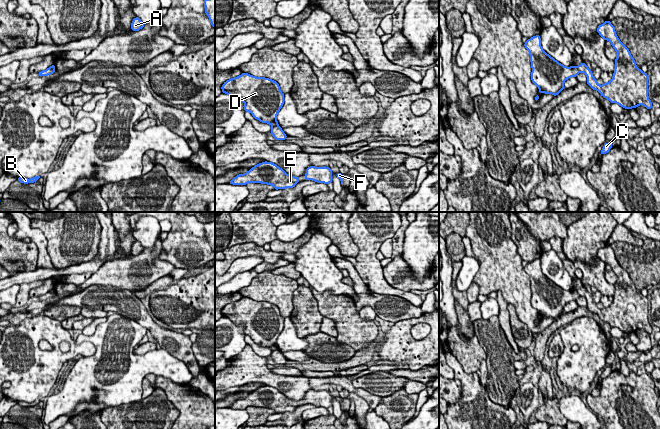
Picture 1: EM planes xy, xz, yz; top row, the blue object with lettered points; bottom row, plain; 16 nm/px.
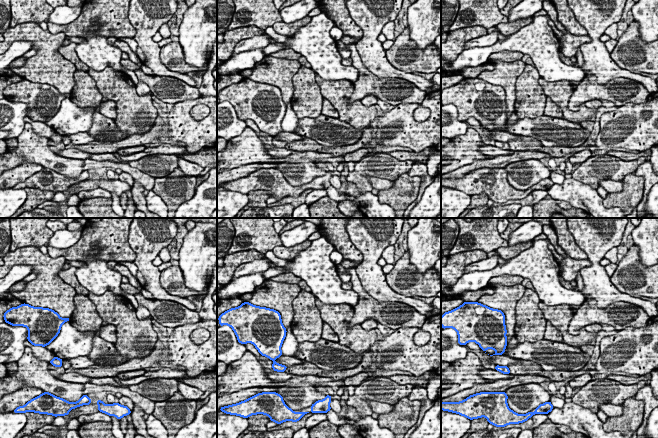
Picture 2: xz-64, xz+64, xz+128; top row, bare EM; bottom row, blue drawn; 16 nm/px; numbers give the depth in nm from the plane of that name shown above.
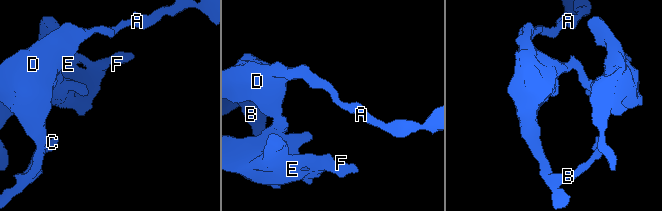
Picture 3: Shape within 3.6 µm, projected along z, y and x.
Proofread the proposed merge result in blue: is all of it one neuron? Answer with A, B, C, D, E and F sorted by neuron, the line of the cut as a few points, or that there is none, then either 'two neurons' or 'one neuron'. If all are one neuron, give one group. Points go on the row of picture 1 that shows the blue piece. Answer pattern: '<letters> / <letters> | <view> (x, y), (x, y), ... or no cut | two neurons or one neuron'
A B C D / E F | xz (278, 125), (272, 128) | two neurons

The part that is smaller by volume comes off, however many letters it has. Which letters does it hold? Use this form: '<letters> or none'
E, F

